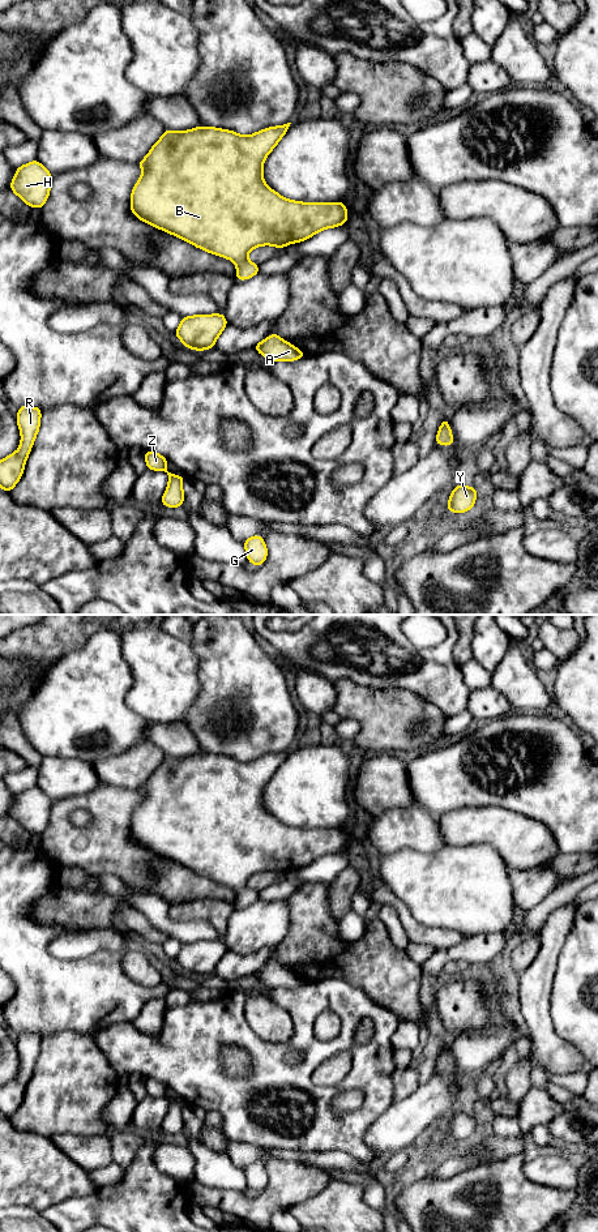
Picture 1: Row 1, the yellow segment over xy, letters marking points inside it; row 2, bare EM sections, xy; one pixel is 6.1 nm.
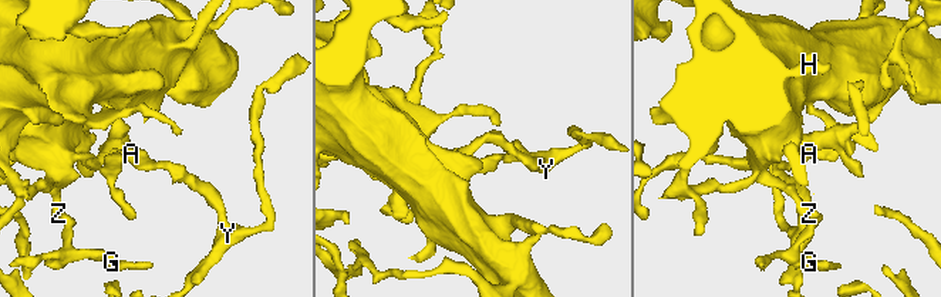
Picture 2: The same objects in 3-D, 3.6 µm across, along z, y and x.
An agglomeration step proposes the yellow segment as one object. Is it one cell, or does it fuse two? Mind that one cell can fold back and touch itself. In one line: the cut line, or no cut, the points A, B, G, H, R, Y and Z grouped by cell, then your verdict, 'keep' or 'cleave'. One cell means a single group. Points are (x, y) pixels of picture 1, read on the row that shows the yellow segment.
cut none; groups A B G H R Y Z; keep

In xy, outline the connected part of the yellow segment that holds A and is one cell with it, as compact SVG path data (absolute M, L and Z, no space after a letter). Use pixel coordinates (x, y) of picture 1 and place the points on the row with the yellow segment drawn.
M277 333L253 346L269 362L294 362L306 356L303 351L283 341Z

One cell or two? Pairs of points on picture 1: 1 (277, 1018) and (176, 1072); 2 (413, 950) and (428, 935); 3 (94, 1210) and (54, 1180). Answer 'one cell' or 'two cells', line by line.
1: two cells
2: two cells
3: two cells

